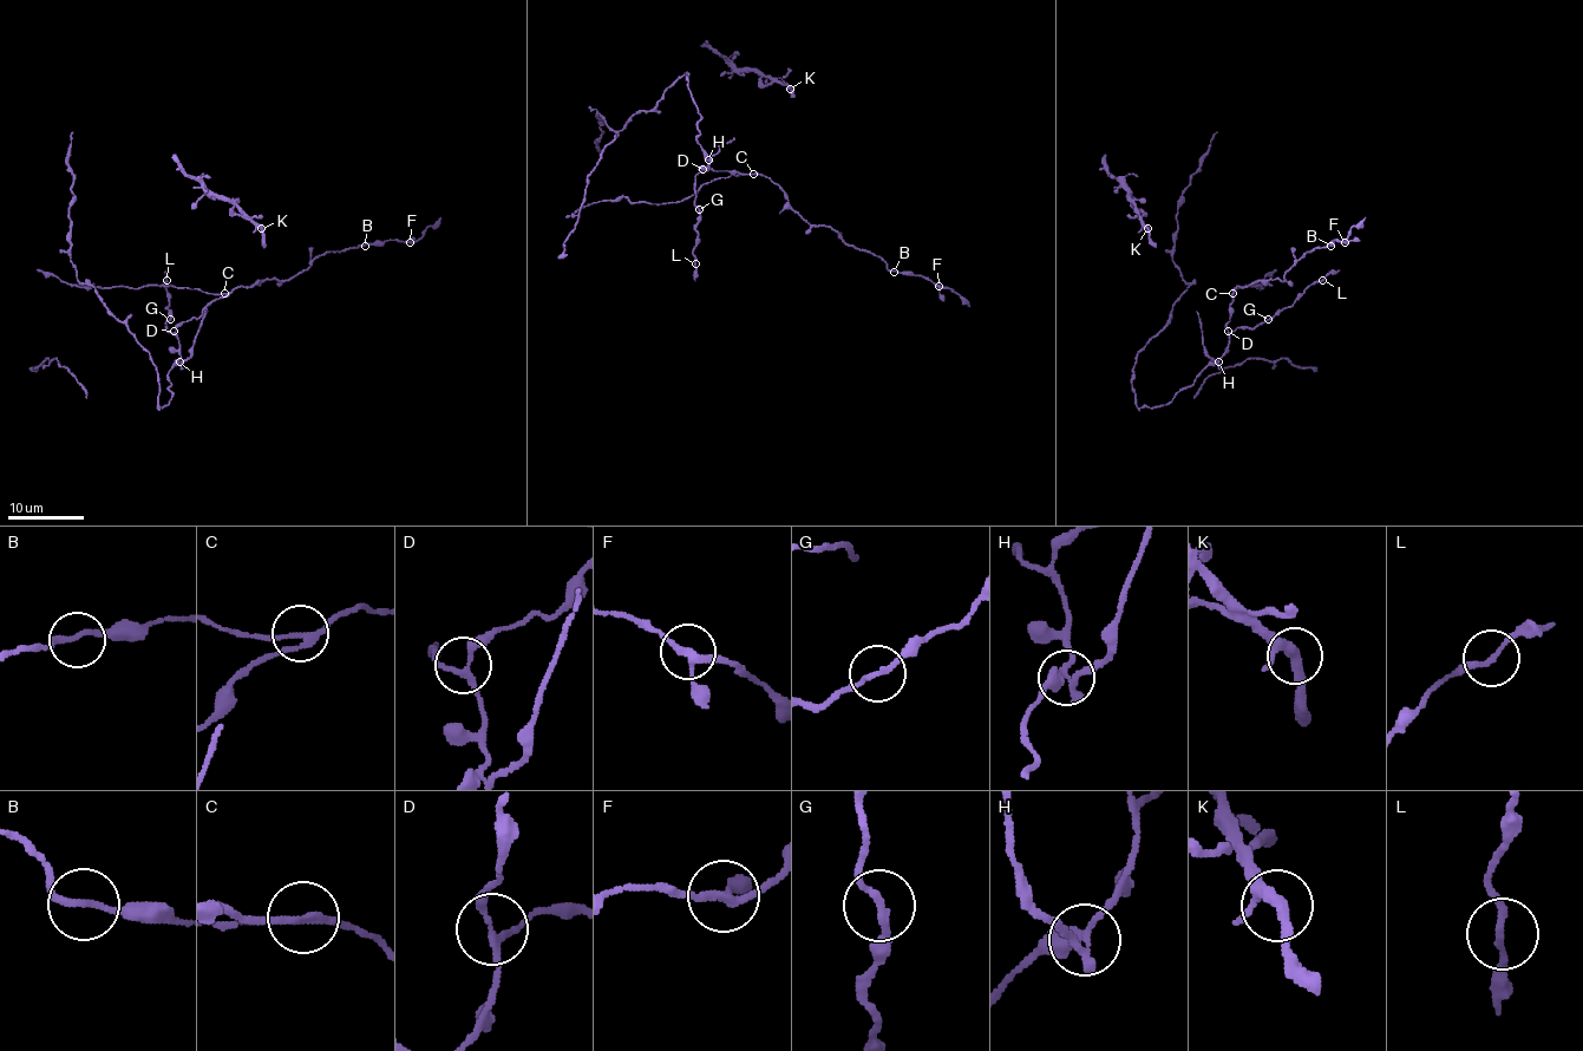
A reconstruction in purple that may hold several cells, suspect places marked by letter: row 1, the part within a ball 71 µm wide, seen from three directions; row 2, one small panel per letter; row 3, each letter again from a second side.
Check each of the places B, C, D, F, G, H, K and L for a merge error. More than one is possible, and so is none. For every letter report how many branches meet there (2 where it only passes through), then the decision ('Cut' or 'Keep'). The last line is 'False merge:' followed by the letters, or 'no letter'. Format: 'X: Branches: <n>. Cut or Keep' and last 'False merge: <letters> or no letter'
B: Branches: 2. Keep
C: Branches: 3. Cut
D: Branches: 3. Keep
F: Branches: 3. Keep
G: Branches: 2. Keep
H: Branches: 3. Cut
K: Branches: 3. Keep
L: Branches: 2. Keep
False merge: C, H

